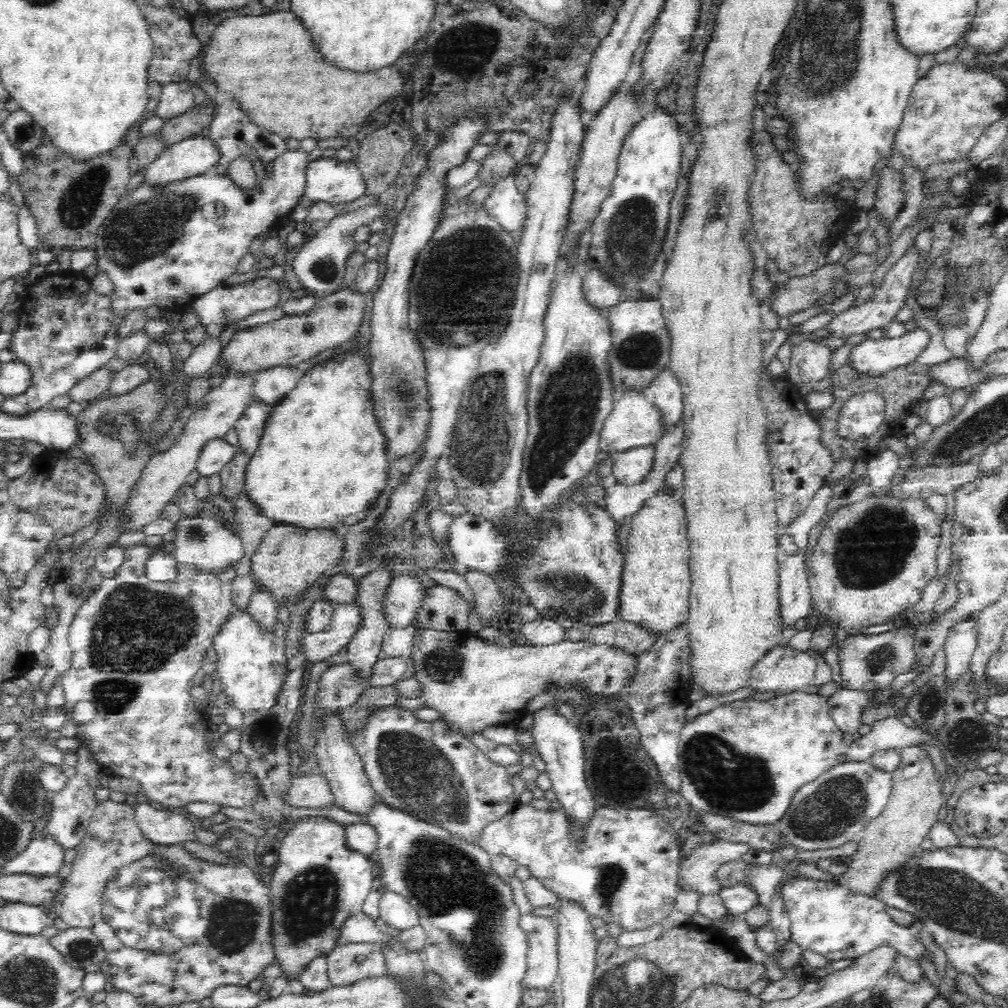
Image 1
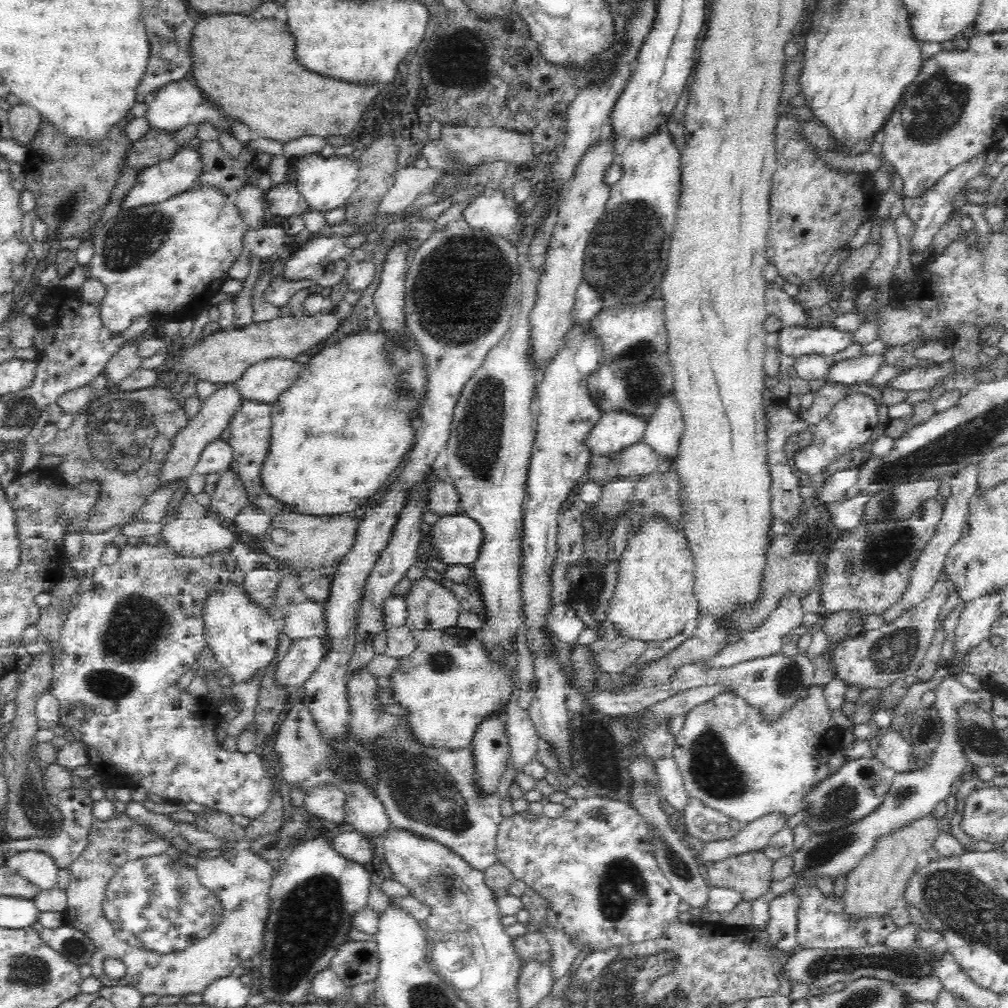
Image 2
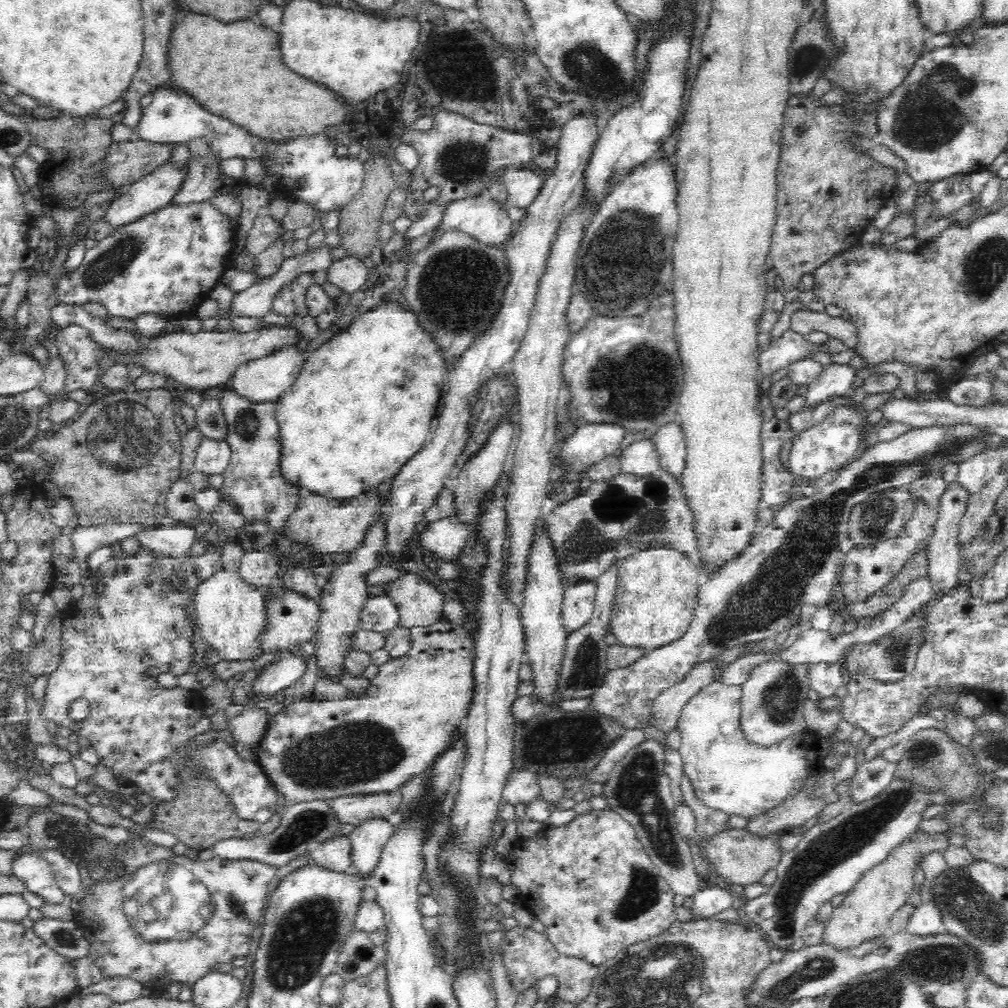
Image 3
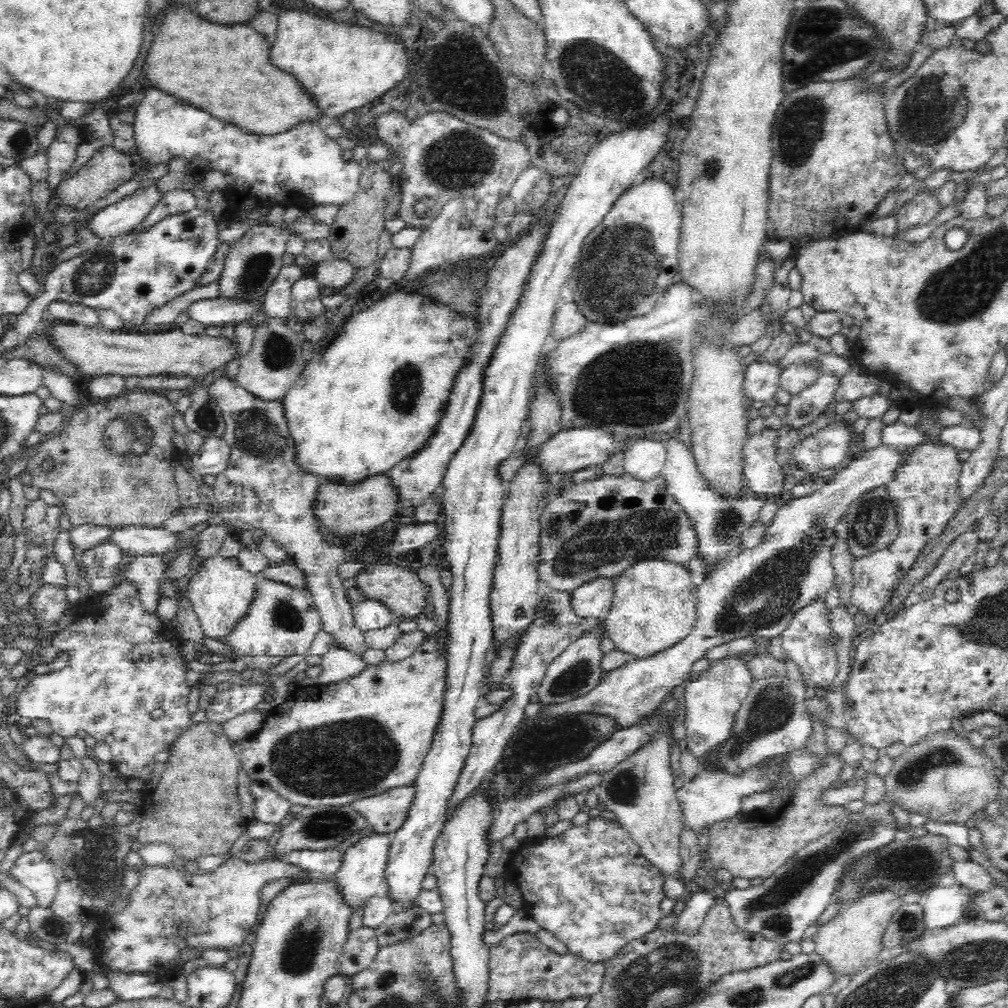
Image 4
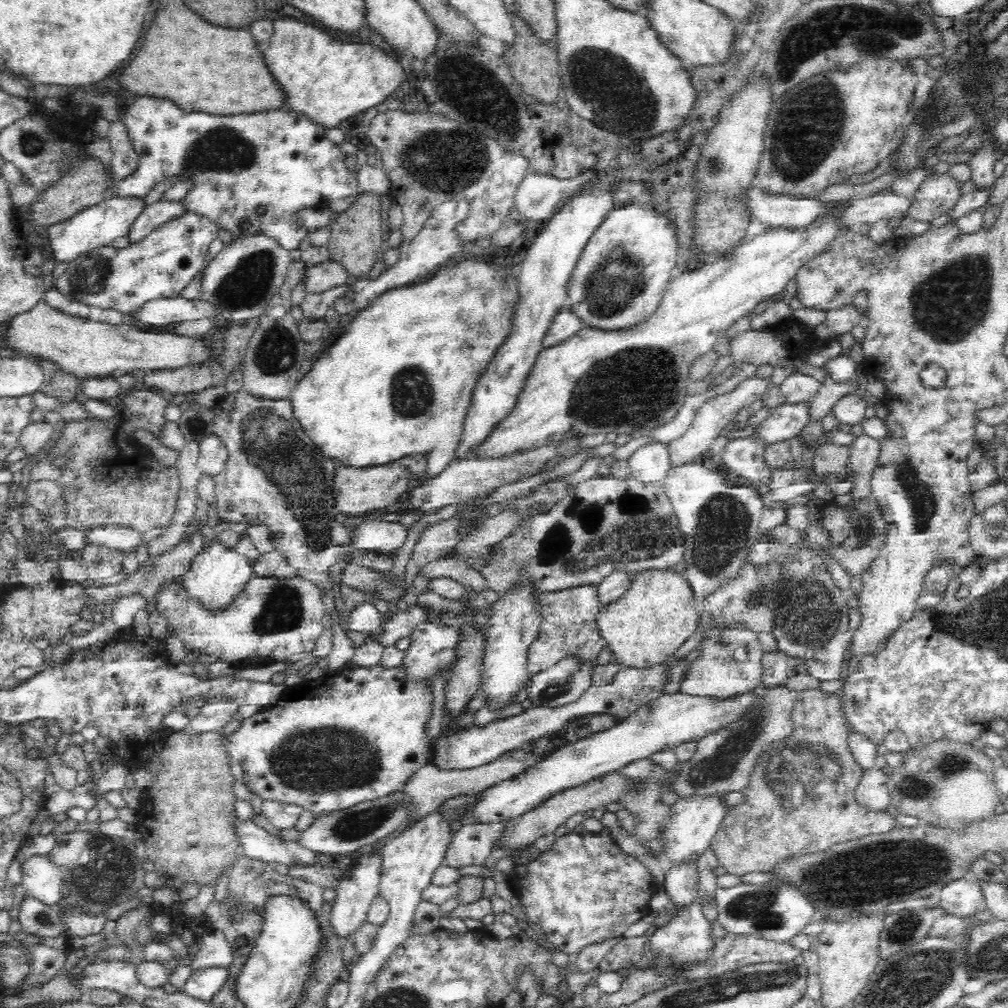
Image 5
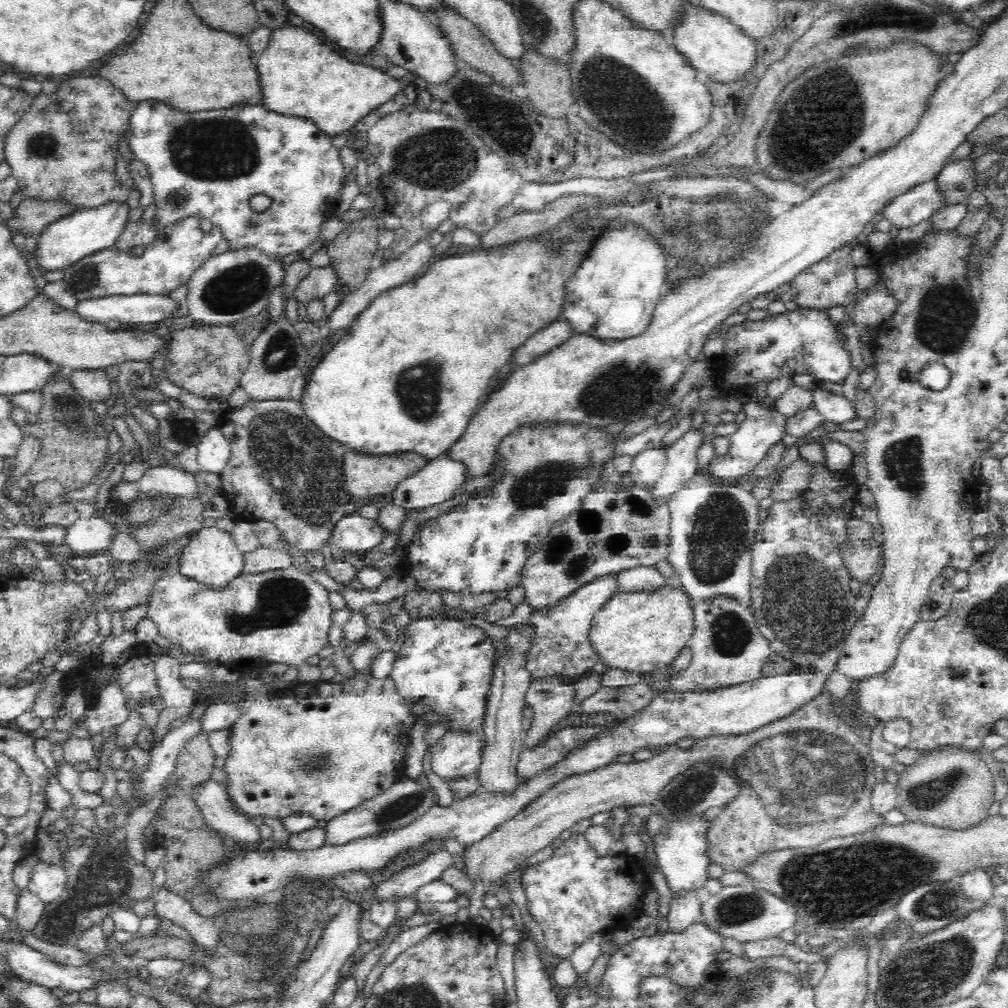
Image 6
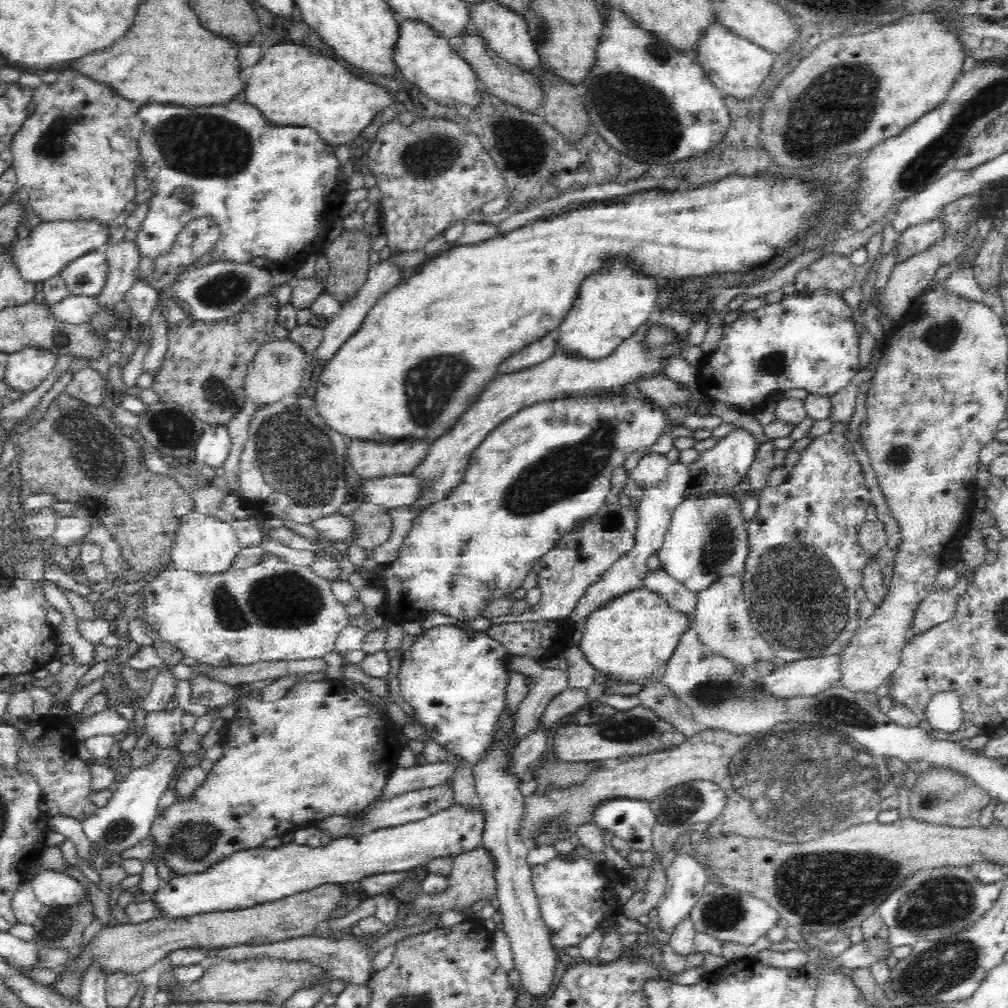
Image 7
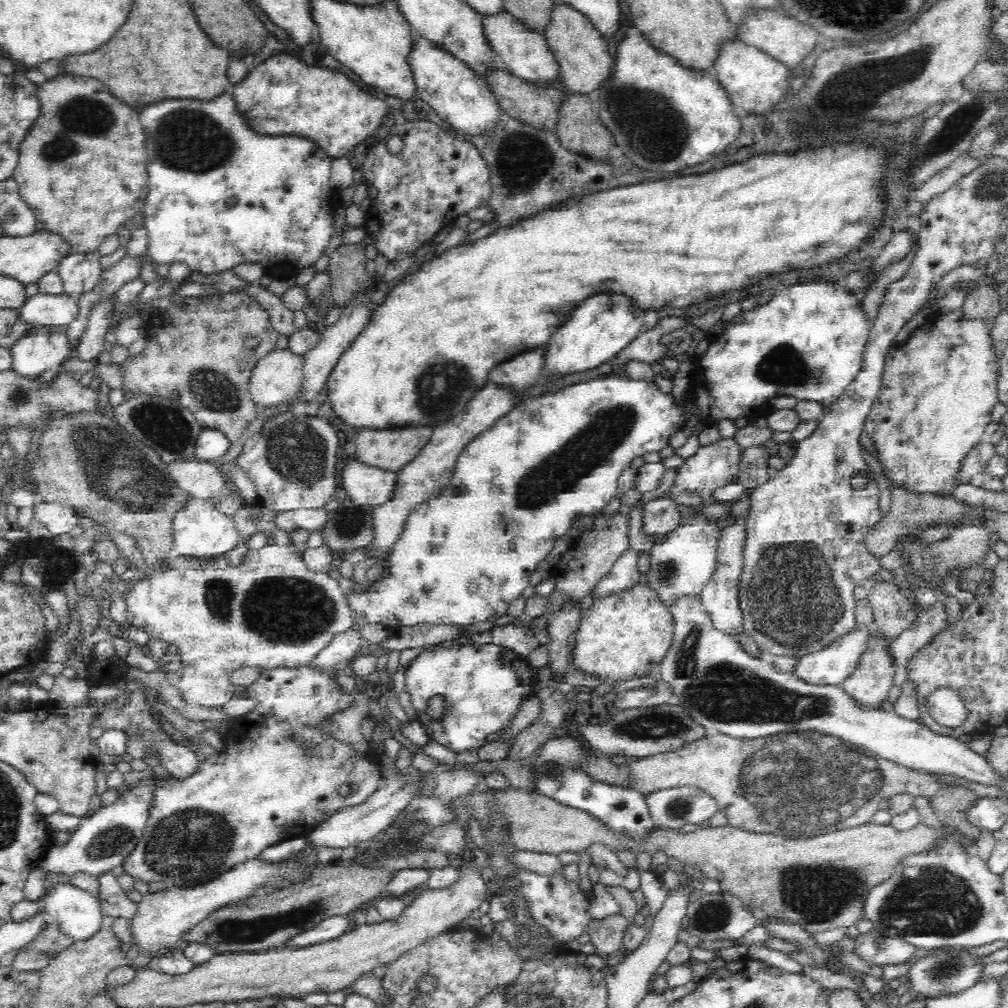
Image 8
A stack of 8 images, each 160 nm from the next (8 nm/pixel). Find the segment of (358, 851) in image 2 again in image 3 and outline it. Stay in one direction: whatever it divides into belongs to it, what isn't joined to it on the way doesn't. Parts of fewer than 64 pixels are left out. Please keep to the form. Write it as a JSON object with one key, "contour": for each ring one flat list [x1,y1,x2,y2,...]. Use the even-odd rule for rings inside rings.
{"contour":[[341,831,328,840,316,845,310,851,310,857,319,866,325,866,332,872,350,873,353,866,350,837]]}

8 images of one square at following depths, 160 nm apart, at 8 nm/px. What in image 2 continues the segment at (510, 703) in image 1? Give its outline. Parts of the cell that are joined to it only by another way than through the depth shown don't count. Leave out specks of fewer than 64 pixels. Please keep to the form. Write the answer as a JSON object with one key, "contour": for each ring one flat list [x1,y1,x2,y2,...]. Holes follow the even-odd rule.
{"contour":[[452,627,442,630,413,630,412,634,415,638,414,652,400,659,400,668,390,678,394,684,392,698,396,704,408,710,408,714,402,717,410,723,418,741,438,748,464,748,472,743,478,726,484,720,507,709,514,694,514,674,501,658,494,657,494,653,484,649,474,630]]}

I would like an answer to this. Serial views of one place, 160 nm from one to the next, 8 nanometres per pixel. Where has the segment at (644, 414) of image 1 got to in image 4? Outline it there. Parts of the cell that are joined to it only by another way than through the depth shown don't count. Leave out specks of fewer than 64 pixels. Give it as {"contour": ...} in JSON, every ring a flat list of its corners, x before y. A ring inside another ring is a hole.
{"contour":[[572,428,558,432,557,436,543,444,539,451,539,462,543,470,548,474,565,474,575,473,584,470,589,466,598,466,604,464,617,451,618,445,612,432,604,428]]}

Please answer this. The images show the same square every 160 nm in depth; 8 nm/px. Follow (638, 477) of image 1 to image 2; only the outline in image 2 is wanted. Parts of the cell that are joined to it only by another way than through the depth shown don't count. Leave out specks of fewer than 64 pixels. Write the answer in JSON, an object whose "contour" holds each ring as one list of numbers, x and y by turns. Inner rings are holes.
{"contour":[[643,440,622,450,615,458,622,478,650,475,658,468,659,455]]}

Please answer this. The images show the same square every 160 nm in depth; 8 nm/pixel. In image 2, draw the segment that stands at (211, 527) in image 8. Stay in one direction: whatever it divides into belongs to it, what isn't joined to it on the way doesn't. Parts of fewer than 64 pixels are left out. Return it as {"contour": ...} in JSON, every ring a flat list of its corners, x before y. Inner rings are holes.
{"contour":[[229,583,224,588,220,588,218,592,212,592,210,598,206,600,203,619,206,642,211,646,215,659,222,666,221,674,228,676,232,680,232,686,252,683,266,673,266,666,272,660,277,660,276,652,279,644,280,623,272,619,268,611,260,610,257,606,254,606,247,599,242,585]]}

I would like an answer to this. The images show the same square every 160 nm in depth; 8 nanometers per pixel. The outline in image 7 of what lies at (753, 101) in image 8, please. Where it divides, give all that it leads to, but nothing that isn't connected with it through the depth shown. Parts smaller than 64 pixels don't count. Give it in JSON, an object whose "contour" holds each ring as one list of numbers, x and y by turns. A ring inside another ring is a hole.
{"contour":[[717,21,703,28,693,52,708,80,722,92,740,99,747,99,758,88,758,85,770,74,774,62,773,53,733,34,728,27]]}

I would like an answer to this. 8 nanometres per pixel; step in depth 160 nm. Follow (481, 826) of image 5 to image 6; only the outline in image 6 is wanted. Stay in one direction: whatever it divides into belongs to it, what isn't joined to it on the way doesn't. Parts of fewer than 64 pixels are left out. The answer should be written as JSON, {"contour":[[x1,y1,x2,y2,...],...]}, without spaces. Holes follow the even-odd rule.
{"contour":[[464,845,460,856,450,854,448,850,434,851,424,862,408,867,402,873,396,873,392,878,382,880,376,886,374,902,388,900,393,902,394,898,412,896,426,884,441,879,442,874,456,864,456,860,466,859,466,852,470,845]]}

